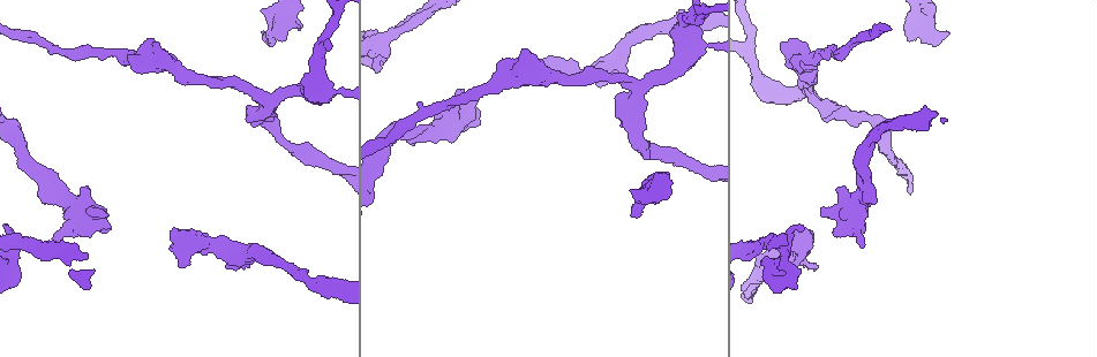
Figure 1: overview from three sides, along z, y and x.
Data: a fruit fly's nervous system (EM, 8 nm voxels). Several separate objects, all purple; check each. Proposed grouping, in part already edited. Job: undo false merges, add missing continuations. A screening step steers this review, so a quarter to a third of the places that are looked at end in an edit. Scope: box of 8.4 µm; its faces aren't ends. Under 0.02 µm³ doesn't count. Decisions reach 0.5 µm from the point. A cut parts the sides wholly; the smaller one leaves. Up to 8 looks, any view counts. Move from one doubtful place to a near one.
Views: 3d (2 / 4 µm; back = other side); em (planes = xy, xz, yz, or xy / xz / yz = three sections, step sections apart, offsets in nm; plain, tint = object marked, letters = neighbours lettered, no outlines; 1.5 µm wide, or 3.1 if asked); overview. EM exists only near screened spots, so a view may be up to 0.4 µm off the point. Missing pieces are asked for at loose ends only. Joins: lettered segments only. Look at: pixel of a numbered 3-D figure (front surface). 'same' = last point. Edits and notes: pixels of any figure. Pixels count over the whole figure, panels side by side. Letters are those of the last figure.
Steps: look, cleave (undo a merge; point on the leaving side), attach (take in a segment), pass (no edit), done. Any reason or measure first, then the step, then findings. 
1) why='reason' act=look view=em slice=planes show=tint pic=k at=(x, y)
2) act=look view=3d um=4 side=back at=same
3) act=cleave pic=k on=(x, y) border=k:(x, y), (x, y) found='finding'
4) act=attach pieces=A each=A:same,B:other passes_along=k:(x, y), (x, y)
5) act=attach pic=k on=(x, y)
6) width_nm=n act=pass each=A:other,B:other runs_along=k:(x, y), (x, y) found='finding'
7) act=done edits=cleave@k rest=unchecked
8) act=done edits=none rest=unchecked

why='sharp bend' act=look view=3d um=4 pic=1 at=(784, 249)

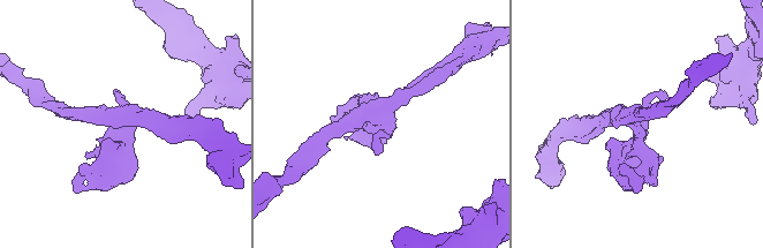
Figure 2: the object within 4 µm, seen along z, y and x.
act=look view=em slice=yz step=4 show=tint pic=2 at=(128, 128)

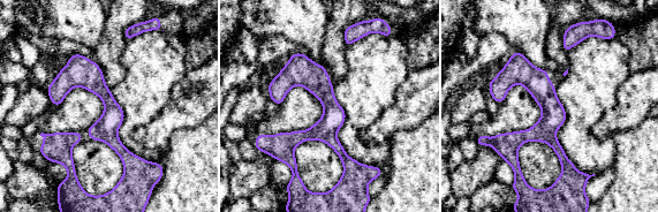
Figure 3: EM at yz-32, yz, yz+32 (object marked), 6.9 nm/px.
why='cut it another way' act=look view=em slice=planes show=letters at=same

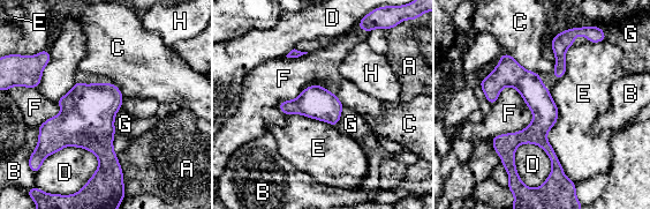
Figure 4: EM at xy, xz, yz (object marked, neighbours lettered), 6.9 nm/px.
width_nm=190 act=pass each=A:other,B:other,C:other,D:other,E:other,F:other,G:other,H:other runs_along=4:(504, 57), (559, 171) found='one neuron here'

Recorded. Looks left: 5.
why='free end' act=look view=3d um=2 side=back pic=1 at=(150, 42)

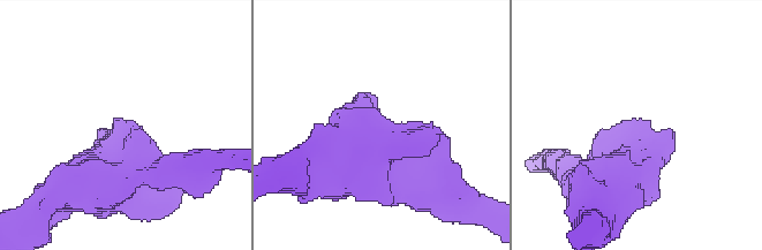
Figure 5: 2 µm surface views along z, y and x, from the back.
why='now the EM' act=look view=em slice=xy step=8 show=letters pic=5 at=(117, 131)

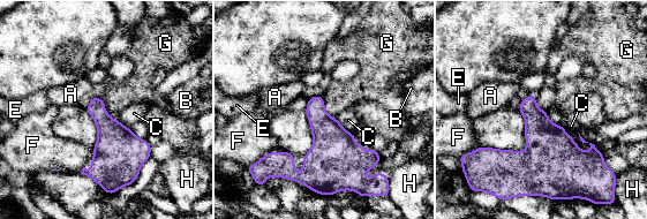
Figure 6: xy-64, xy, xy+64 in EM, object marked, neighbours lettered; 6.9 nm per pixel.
act=pass each=A:other,B:other,C:other,E:other,F:other,G:other,H:other border=6:(322, 97), (324, 110), (337, 119) found='none of them fits'

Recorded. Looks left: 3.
why='abrupt turn' act=look view=em slice=xz step=8 show=letters pic=1 at=(686, 18)

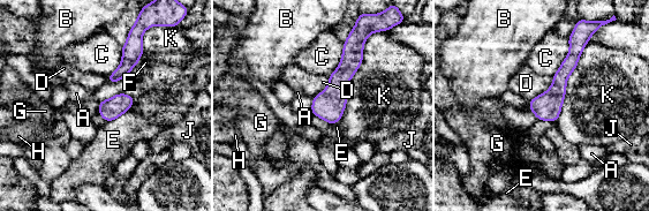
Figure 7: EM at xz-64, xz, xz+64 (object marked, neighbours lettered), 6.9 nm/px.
width_nm=190 longest_contact=K:600nm act=pass each=A:other,B:other,C:other,D:other,E:other,F:other,G:other,H:other,J:other,K:other found='one neuron here'

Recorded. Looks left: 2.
act=done edits=none rest=unchecked

